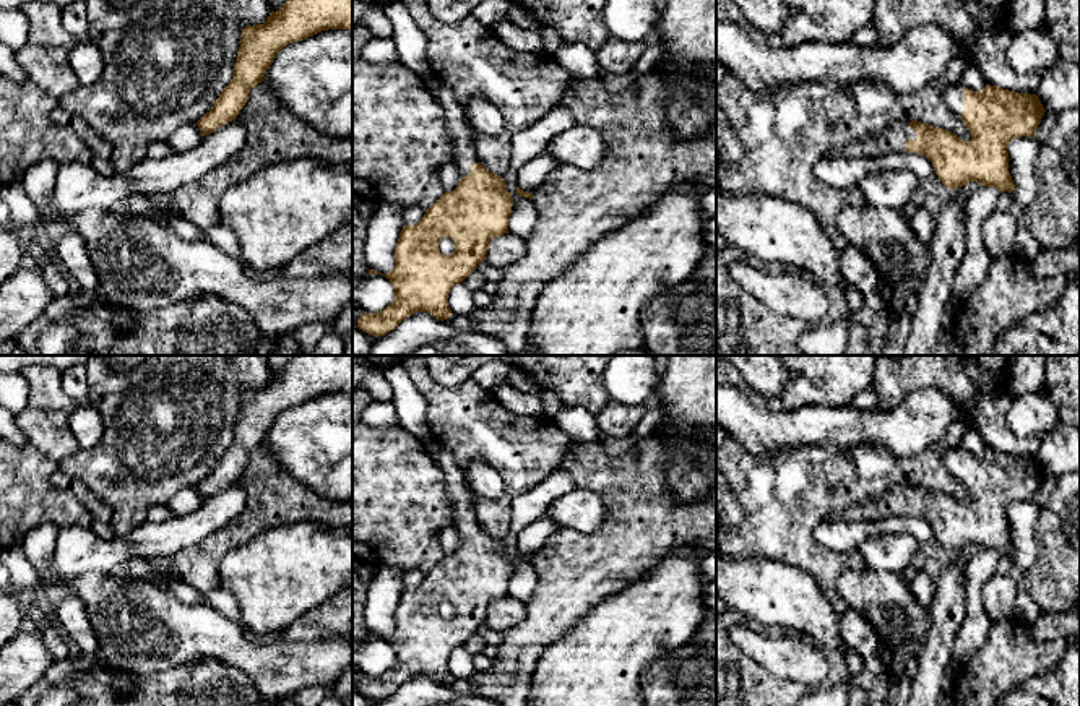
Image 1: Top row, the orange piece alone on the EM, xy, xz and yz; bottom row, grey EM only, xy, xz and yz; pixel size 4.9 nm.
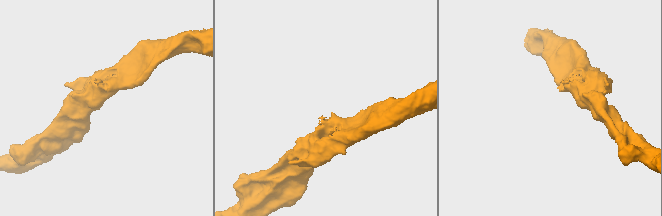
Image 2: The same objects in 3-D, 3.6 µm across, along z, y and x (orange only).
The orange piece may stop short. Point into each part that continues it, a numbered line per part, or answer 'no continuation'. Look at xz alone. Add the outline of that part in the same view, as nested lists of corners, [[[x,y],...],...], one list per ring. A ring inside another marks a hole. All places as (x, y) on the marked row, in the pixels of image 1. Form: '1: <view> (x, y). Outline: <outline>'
1: xz (460, 133). Outline: [[[435,76],[429,84],[434,88],[437,101],[443,109],[445,128],[455,151],[453,164],[458,167],[461,180],[471,174],[469,166],[479,162],[473,144],[473,131],[466,123],[461,104],[453,96],[450,88],[447,88]]]

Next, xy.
no continuation

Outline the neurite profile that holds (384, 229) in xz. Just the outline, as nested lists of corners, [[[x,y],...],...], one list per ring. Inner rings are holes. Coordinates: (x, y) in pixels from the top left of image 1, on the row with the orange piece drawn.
[[[378,201],[367,224],[367,237],[364,253],[370,269],[388,274],[395,266],[395,247],[403,221],[404,204],[396,201]]]

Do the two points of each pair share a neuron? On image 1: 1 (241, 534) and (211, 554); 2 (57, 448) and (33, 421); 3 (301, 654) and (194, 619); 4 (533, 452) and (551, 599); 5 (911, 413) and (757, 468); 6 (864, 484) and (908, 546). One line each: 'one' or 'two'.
1: one
2: one
3: one
4: two
5: two
6: two

